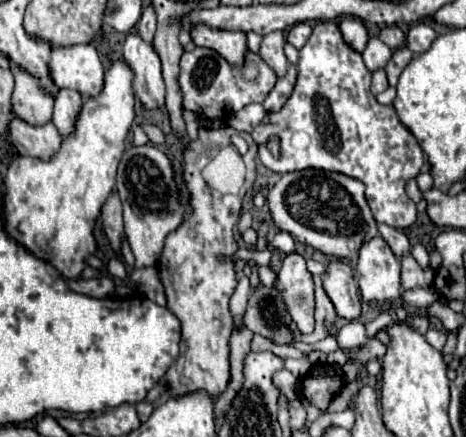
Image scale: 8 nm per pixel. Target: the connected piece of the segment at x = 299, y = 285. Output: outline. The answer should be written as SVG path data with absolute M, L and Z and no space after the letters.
M295 251L283 259L275 289L293 321L299 325L299 331L313 333L313 275L309 273L303 255Z

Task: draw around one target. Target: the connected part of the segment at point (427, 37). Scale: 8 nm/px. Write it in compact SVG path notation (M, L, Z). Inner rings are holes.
M419 23L419 25L413 25L407 33L407 47L417 55L417 53L425 53L425 49L429 49L429 45L433 43L433 37L437 37L437 33L425 25L425 23Z

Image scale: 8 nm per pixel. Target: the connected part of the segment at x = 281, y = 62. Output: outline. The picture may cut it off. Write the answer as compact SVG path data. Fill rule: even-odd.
M273 31L263 37L261 51L259 51L261 59L277 73L277 77L281 77L281 73L285 73L285 69L287 69L287 57L283 53L283 45L285 45L283 33Z

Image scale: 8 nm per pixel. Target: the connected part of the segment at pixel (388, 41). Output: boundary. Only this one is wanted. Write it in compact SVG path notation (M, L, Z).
M385 27L379 33L379 39L389 47L389 49L399 49L405 43L405 33L399 27Z

